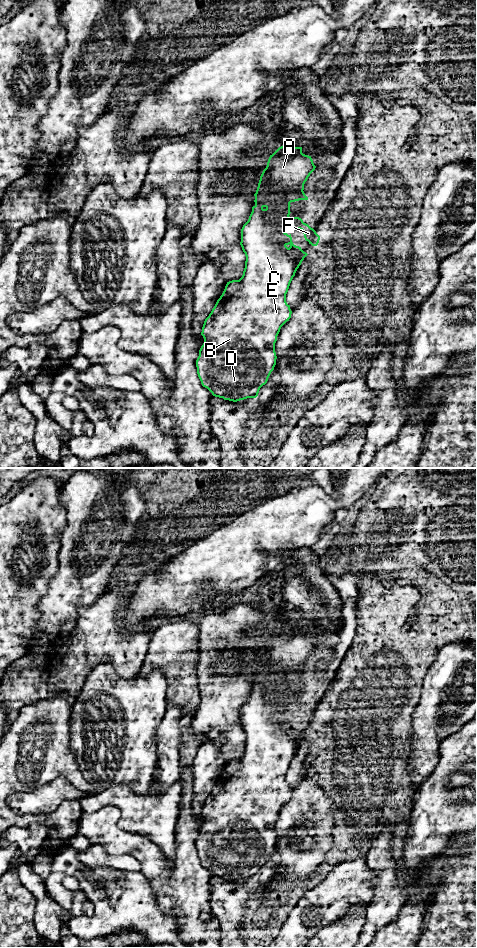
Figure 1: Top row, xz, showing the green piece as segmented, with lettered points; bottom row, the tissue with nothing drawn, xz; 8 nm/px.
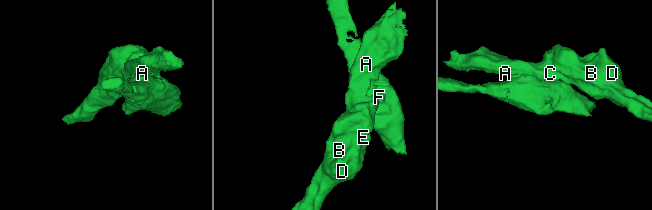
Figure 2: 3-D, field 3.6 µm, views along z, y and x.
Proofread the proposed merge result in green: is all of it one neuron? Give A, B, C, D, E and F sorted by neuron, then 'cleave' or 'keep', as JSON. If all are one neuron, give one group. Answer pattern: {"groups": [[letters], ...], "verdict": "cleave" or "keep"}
{"groups": [["A", "B", "C", "D", "E"], ["F"]], "verdict": "cleave"}

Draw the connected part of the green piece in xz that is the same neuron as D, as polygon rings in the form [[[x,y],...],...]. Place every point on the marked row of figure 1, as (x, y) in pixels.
[[[281,146],[270,155],[263,170],[255,196],[255,205],[248,221],[241,229],[241,242],[246,256],[243,275],[239,280],[227,282],[209,316],[205,319],[201,335],[204,343],[196,360],[197,374],[203,387],[213,396],[237,402],[247,398],[256,398],[260,388],[265,385],[276,365],[275,343],[281,327],[289,321],[292,311],[286,302],[286,294],[295,273],[308,255],[301,247],[292,242],[291,234],[282,229],[281,222],[290,215],[288,202],[272,203],[276,195],[283,195],[290,202],[308,200],[304,193],[304,184],[315,170],[311,156],[302,153],[302,147]]]

